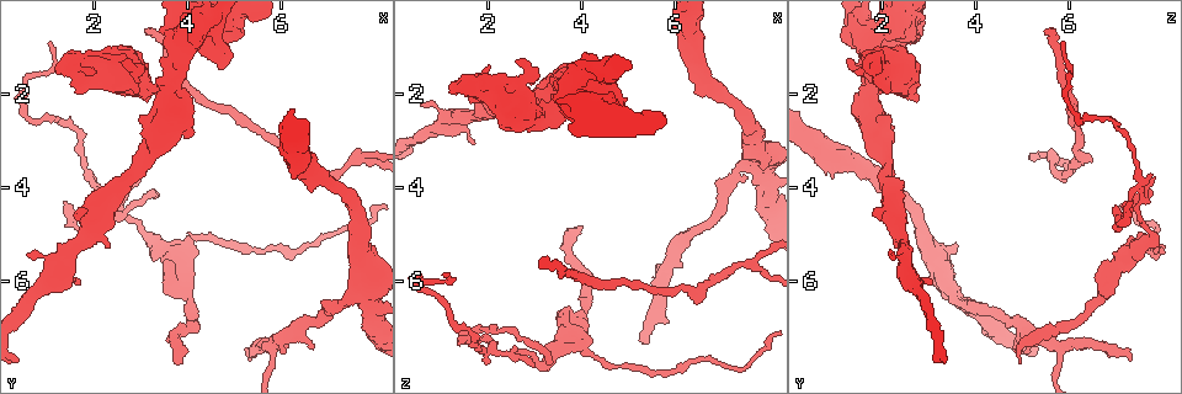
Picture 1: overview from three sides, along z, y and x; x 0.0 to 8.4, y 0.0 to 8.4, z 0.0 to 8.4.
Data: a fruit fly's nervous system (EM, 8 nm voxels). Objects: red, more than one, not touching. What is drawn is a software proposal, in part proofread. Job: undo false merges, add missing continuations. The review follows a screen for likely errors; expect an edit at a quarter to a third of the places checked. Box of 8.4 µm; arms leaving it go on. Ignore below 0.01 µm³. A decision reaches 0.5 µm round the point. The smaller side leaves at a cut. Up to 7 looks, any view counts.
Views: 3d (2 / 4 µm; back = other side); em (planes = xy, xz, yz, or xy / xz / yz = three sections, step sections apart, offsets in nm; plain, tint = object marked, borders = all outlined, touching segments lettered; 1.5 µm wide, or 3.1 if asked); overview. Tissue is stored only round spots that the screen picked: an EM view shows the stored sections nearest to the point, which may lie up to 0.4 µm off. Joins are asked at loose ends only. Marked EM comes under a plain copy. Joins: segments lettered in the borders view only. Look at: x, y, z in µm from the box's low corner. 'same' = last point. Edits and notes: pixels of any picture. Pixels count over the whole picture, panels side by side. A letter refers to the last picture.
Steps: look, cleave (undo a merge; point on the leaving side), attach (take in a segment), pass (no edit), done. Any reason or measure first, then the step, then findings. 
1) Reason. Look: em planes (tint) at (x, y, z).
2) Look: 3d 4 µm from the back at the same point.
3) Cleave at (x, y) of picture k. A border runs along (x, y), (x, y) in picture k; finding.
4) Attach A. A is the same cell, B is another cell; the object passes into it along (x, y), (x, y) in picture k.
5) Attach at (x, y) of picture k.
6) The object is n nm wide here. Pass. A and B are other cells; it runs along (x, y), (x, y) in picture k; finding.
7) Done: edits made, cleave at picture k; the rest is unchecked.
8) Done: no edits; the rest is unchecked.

End of a long branch. Look: 3d 2 µm at (3.10, 0.70, 5.65).

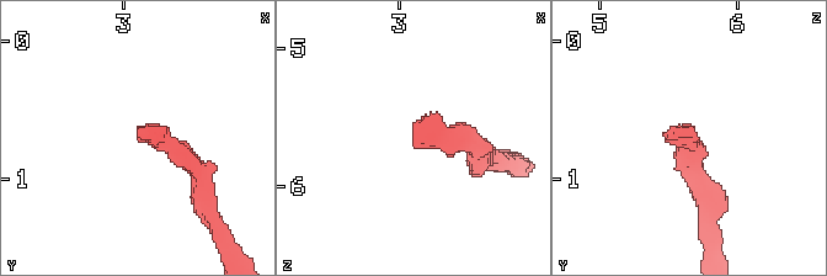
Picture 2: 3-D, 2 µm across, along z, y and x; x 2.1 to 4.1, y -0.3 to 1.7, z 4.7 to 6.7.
Look: em xz step 4 (tint) at (3.10, 0.68, 5.68).

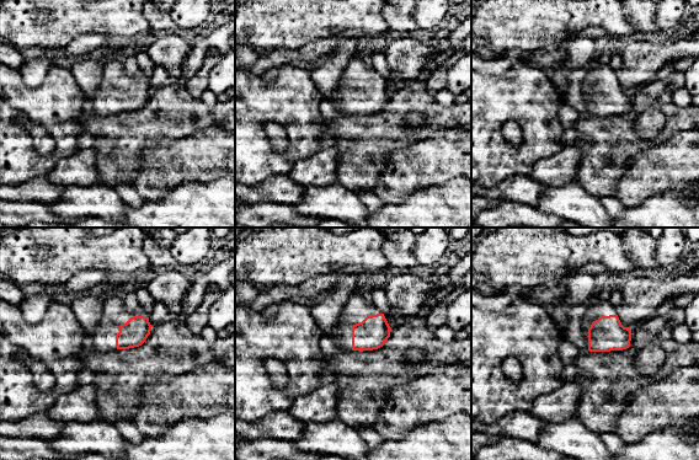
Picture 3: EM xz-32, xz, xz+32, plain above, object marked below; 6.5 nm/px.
Look: em xz step 4 (borders) at the same point.

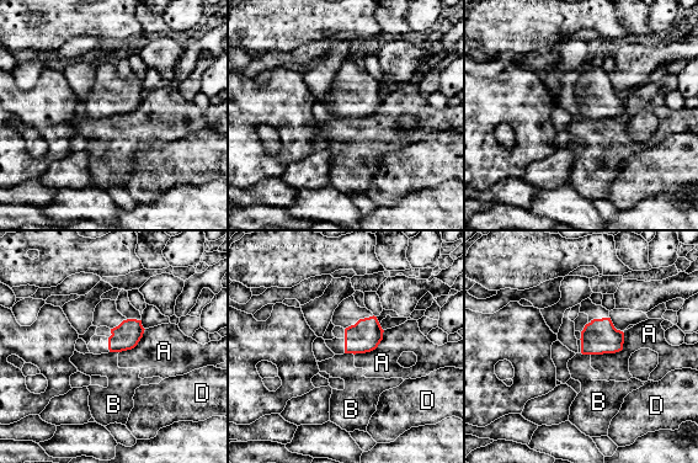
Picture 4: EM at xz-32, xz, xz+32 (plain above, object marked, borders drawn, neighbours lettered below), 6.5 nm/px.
The object is 180 nm wide here. Pass. A, B and D are other cells; a border runs along (110, 351), (118, 352) in picture 4; none of them fits.

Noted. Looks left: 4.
An open end. Look: em xz step 4 (borders) at (3.85, 7.70, 4.95).

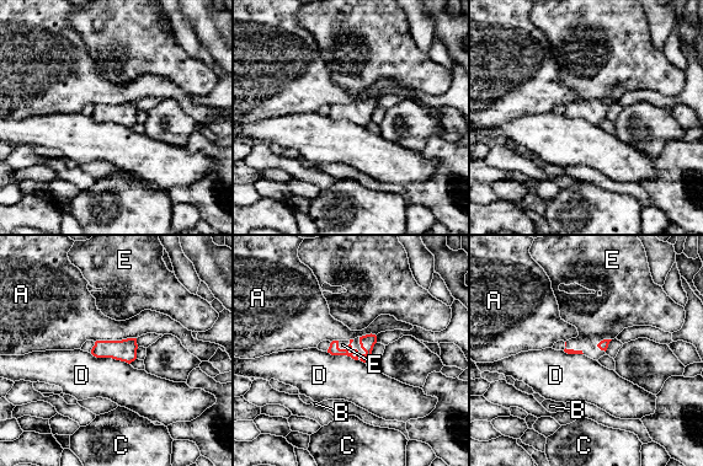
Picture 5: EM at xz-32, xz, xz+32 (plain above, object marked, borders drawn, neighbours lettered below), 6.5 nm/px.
Attach at (342, 344) of picture 5. E is the same cell, A, B, C and D are other cells; it goes on there.

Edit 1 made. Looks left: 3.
Branch stops here. Look: 3d 2 µm at (5.30, 7.65, 7.35).

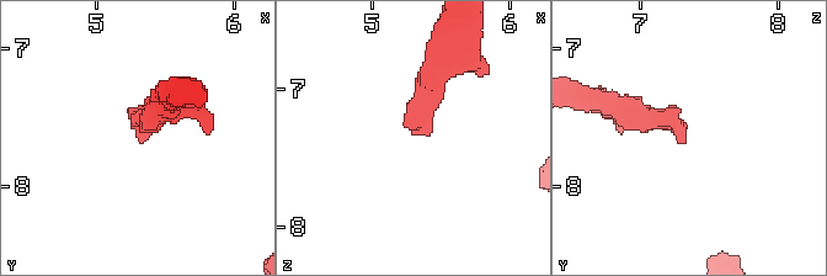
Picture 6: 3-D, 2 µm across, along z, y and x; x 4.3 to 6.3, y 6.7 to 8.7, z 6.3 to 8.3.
Shape alone is not enough. Look: em planes (borders) at (5.30, 7.66, 7.30).

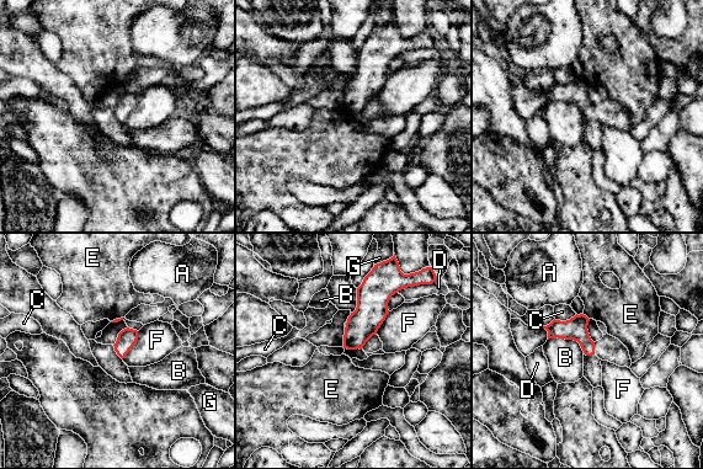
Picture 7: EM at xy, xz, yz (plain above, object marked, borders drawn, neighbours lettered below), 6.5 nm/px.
The object is 120 nm wide here. Pass. A, B, C, D, E, F and G are other cells; a border runs along (548, 339), (575, 340), (584, 352) in picture 7; none of them fits.

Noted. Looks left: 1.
Done: edits made, attach at picture 5; the rest is unchecked.

